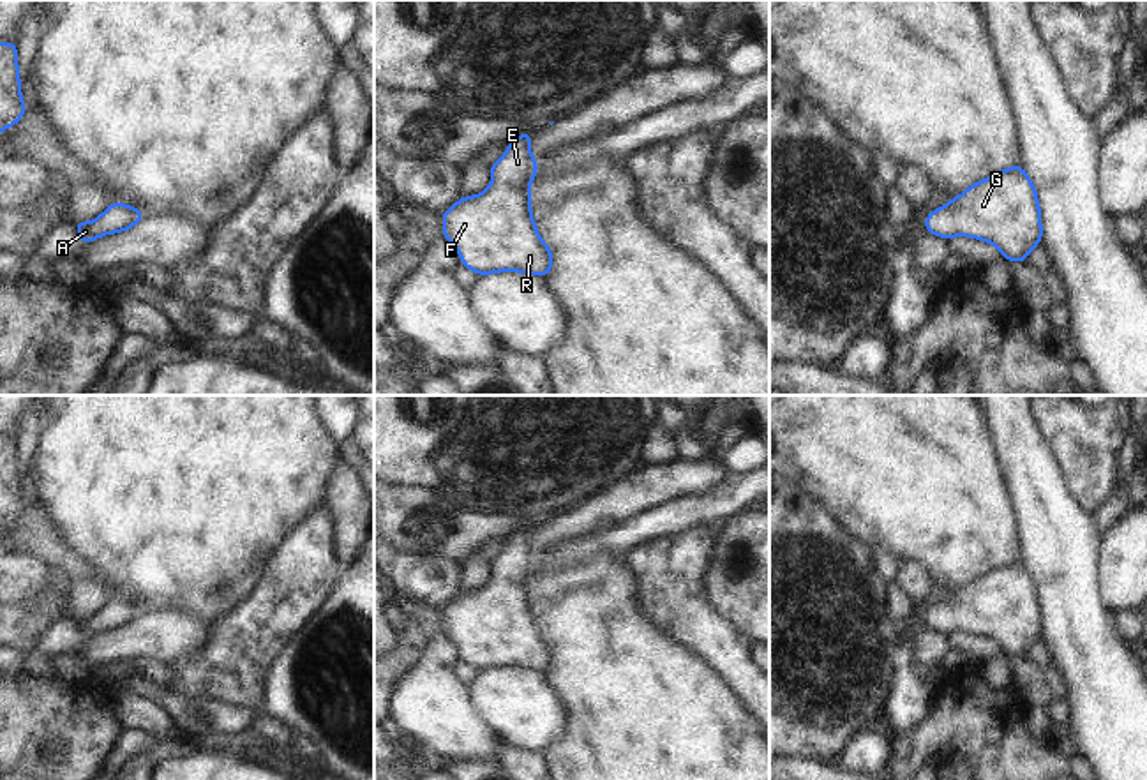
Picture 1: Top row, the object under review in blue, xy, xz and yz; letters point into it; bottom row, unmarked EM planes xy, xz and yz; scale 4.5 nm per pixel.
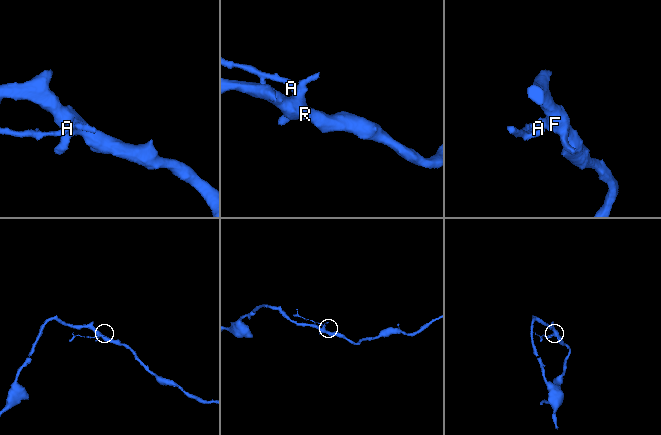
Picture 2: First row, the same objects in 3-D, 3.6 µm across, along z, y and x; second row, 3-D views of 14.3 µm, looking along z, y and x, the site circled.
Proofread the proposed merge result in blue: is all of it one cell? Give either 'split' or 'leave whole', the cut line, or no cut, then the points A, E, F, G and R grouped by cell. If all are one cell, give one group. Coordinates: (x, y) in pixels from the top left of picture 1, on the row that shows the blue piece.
leave whole; cut none; groups A E F G R

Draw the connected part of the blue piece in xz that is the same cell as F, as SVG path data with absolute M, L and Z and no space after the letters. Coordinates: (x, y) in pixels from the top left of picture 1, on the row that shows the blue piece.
M531 131L508 143L505 155L491 166L492 184L487 191L459 198L443 217L443 238L459 249L461 261L478 275L492 272L526 272L531 275L549 275L552 270L552 252L542 242L531 217L529 184L533 182L538 162L529 150Z

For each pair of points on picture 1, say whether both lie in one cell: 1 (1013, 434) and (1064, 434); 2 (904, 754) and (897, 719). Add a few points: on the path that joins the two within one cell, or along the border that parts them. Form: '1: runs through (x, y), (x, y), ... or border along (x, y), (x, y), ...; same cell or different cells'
1: border along (1029, 413), (1061, 470); different cells
2: border along (932, 704), (920, 724), (893, 736); different cells

